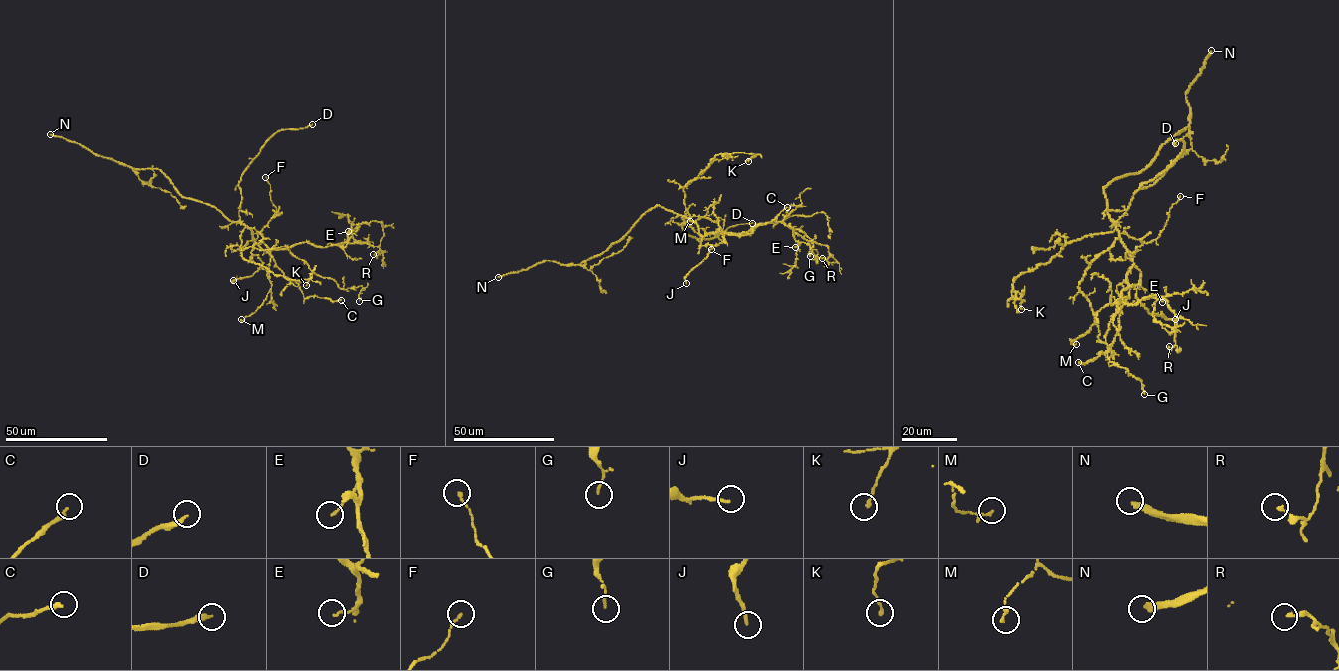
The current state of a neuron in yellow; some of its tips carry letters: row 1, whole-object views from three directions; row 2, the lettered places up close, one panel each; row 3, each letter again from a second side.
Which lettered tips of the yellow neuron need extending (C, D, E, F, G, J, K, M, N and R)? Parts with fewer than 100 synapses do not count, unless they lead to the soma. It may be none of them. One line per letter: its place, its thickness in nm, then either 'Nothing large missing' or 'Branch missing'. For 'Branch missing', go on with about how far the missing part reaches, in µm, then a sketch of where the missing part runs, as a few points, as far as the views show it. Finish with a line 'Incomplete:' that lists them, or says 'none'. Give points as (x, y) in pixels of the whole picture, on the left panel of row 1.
C: Place: (341, 300). Thickness 240 nm. Nothing large missing
D: Place: (312, 124). Thickness 220 nm. Branch missing. Missing length about 50 µm. Course of what is missing: (312, 124), (347, 113), (351, 100), (380, 68)
E: Place: (348, 231). Thickness 100 nm. Nothing large missing
F: Place: (265, 177). Thickness 130 nm. Nothing large missing
G: Place: (359, 301). Thickness 130 nm. Nothing large missing
J: Place: (233, 280). Thickness 160 nm. Nothing large missing
K: Place: (306, 285). Thickness 160 nm. Nothing large missing
M: Place: (241, 319). Thickness 160 nm. Nothing large missing
N: Place: (50, 134). Thickness 320 nm. Branch missing. Missing length about 250 µm
R: Place: (373, 254). Thickness 140 nm. Nothing large missing
Incomplete: D, N

